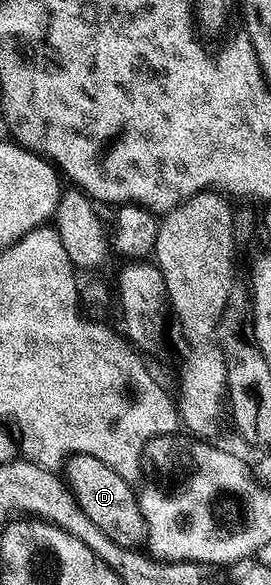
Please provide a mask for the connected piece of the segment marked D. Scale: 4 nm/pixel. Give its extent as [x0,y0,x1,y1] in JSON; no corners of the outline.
[65,454,145,547]

